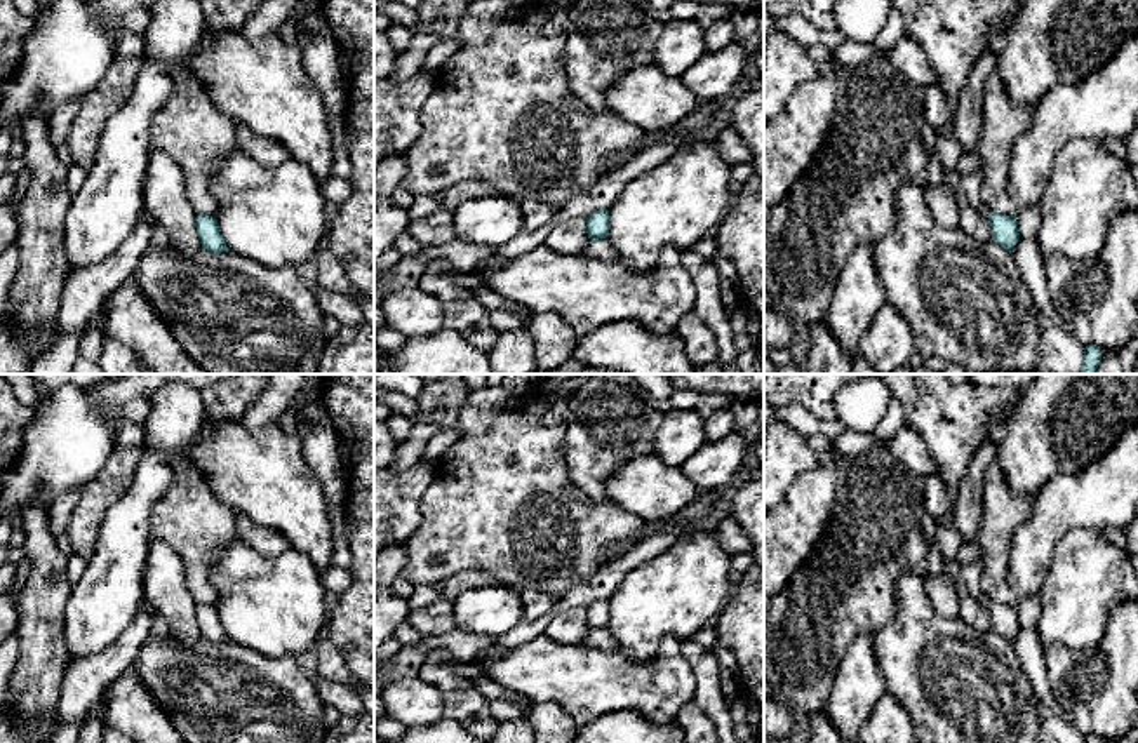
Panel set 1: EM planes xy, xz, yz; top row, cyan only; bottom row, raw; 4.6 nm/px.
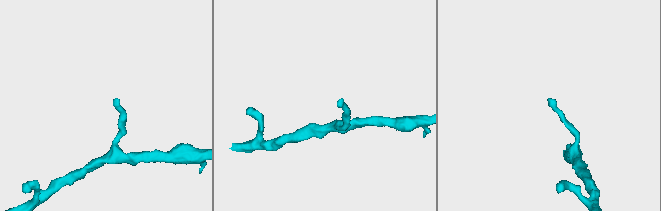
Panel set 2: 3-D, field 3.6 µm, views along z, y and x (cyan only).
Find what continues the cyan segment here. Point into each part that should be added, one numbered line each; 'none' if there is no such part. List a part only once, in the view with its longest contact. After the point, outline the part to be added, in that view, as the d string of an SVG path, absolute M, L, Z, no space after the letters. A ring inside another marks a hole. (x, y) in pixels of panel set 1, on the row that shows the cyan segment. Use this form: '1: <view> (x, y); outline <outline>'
none

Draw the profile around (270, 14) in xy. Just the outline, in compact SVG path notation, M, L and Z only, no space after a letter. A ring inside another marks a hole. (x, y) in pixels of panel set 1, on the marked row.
M263 0L252 16L240 28L247 38L261 38L266 33L278 31L282 24L291 21L299 0Z

